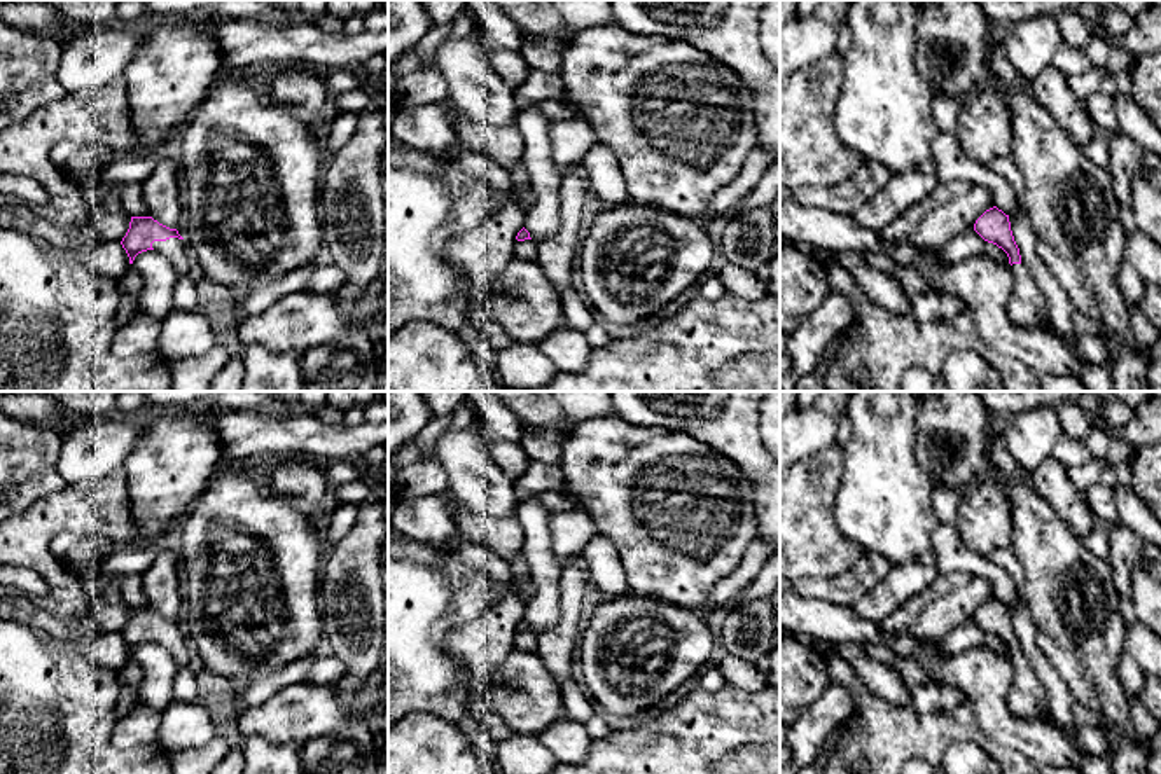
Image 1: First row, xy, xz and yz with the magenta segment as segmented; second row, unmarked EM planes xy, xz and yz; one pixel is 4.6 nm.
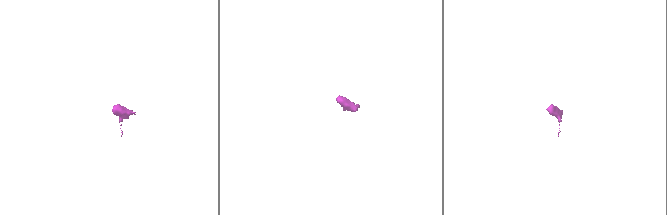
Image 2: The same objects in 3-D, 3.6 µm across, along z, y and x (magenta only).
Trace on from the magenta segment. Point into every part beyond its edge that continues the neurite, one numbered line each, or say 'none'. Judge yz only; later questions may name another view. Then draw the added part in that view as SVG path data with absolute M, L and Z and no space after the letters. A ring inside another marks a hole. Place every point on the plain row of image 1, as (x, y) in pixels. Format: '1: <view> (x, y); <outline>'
1: yz (1027, 697); M1012 655L1011 662L1014 667L1014 681L1007 701L1014 716L1051 720L1047 694L1042 683L1037 681L1028 660L1023 655Z

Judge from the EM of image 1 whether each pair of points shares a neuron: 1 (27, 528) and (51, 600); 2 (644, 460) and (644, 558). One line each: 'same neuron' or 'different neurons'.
1: same neuron
2: same neuron

